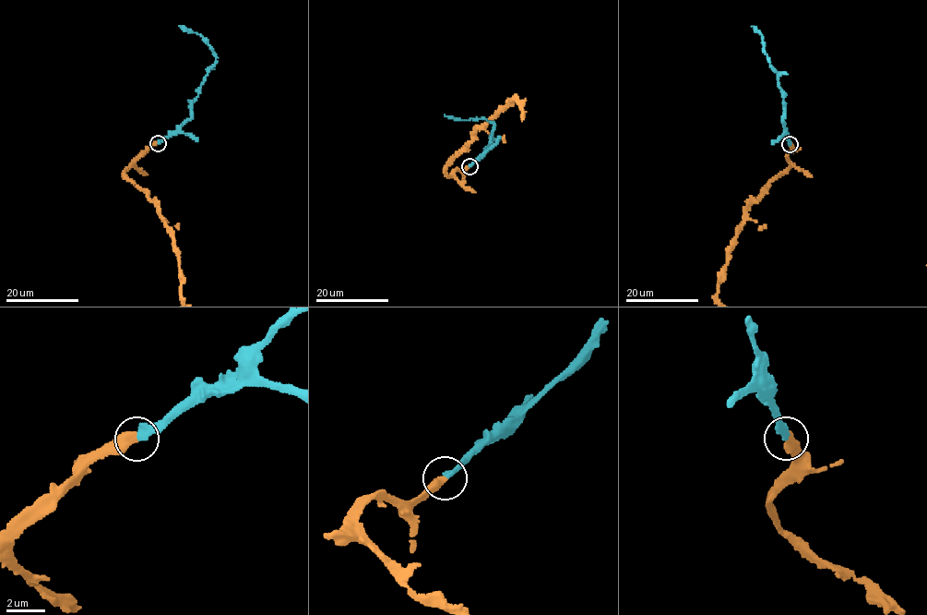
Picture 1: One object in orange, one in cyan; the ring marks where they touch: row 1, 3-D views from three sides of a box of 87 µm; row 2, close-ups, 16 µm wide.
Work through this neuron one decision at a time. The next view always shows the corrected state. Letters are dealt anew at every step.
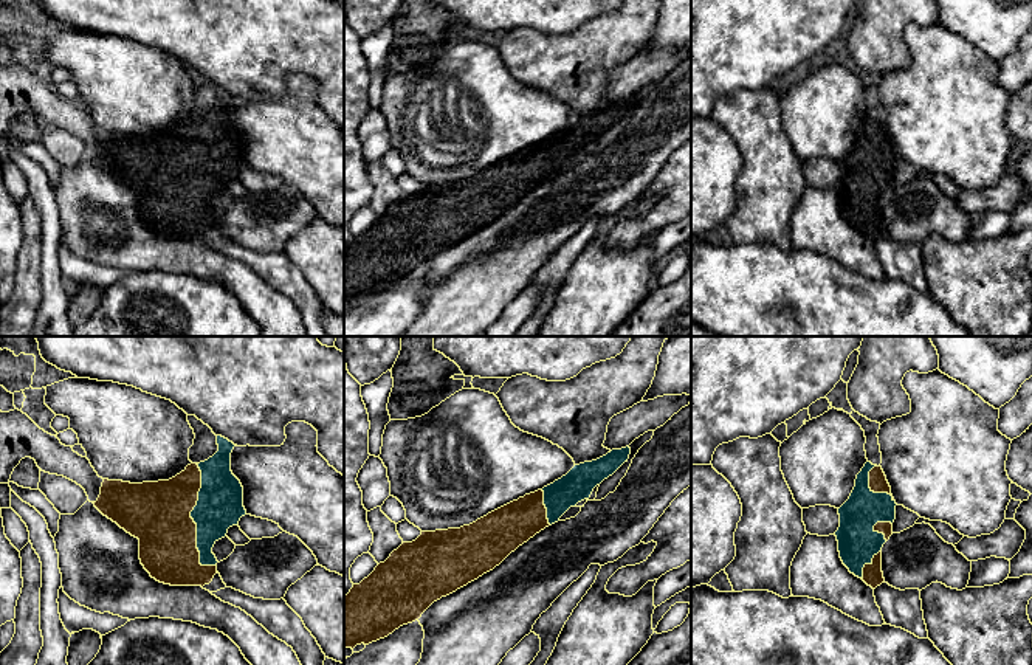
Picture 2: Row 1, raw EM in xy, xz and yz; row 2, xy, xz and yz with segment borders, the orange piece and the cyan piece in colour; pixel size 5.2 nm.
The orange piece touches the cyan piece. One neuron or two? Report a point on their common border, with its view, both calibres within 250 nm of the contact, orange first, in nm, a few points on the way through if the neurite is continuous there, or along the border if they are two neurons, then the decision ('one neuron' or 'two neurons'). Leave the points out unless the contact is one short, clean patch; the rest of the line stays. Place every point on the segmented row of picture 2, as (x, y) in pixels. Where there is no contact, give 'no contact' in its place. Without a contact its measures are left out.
xy (192, 521) | 340/240 nm | one neuron

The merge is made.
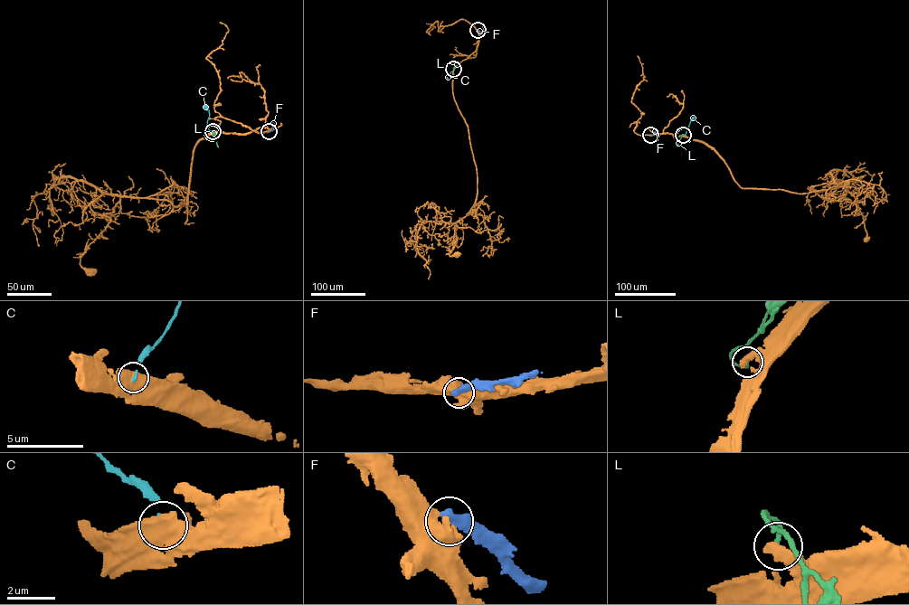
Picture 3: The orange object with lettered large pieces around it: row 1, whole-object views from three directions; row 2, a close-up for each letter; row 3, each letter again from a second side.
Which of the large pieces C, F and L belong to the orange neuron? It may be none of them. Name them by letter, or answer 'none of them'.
none of them

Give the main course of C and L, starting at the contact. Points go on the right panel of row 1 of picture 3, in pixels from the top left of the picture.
C: (684, 136), (694, 117)
L: (683, 135), (677, 146)

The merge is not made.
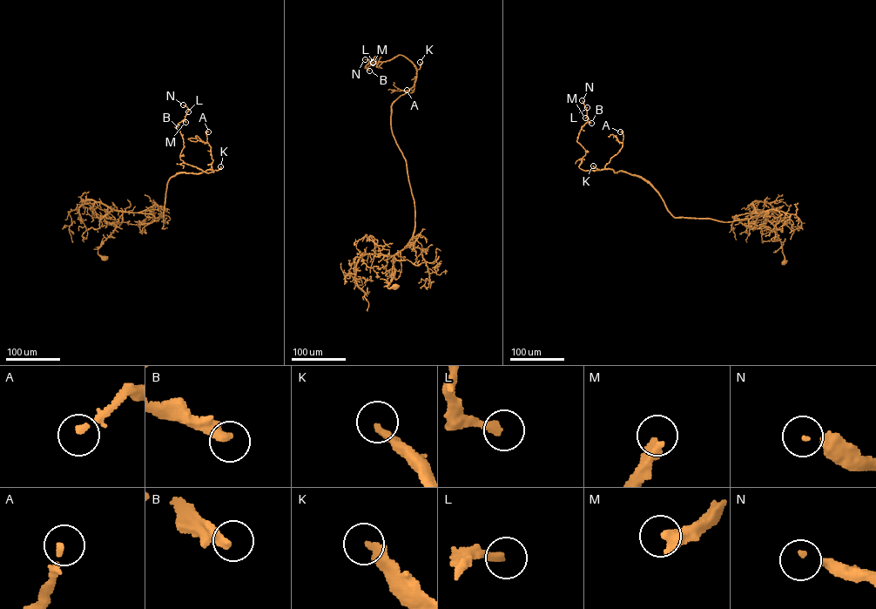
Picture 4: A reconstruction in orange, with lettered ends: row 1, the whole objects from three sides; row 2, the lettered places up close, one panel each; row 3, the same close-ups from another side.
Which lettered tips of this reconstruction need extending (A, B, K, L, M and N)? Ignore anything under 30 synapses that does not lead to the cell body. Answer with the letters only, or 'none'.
A, B, K

